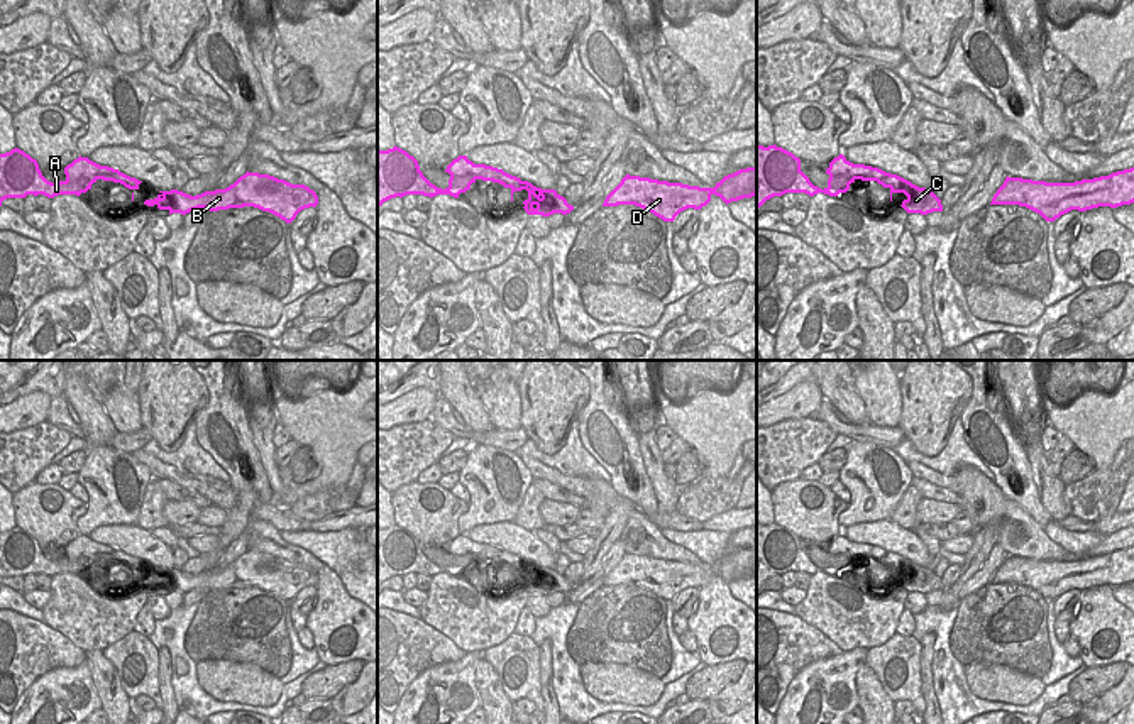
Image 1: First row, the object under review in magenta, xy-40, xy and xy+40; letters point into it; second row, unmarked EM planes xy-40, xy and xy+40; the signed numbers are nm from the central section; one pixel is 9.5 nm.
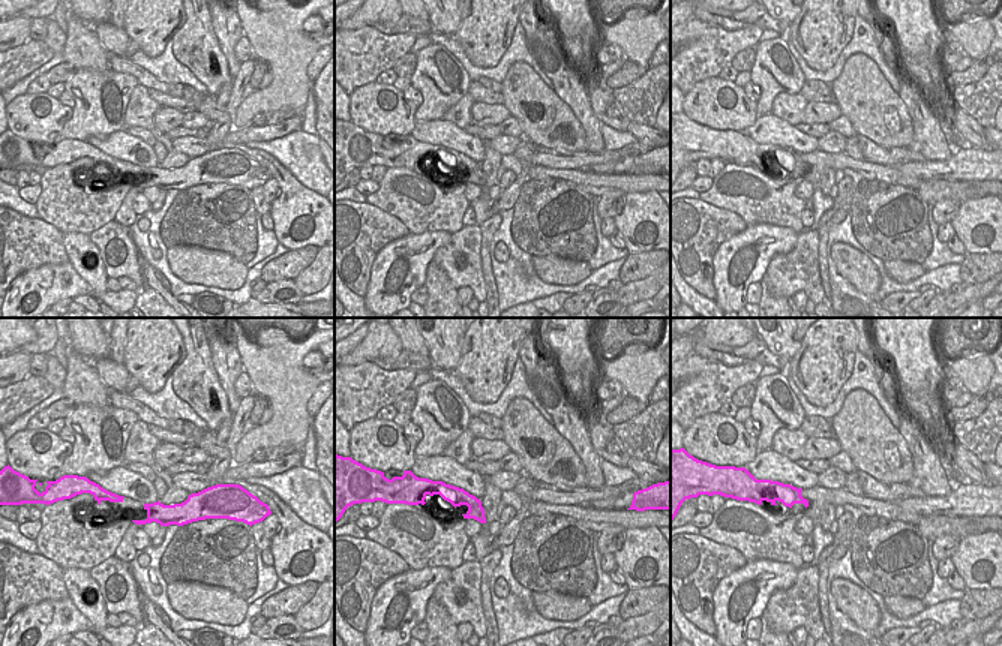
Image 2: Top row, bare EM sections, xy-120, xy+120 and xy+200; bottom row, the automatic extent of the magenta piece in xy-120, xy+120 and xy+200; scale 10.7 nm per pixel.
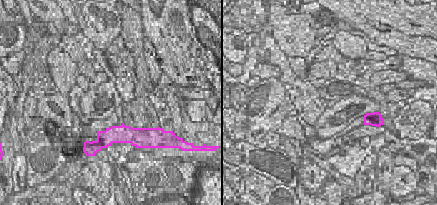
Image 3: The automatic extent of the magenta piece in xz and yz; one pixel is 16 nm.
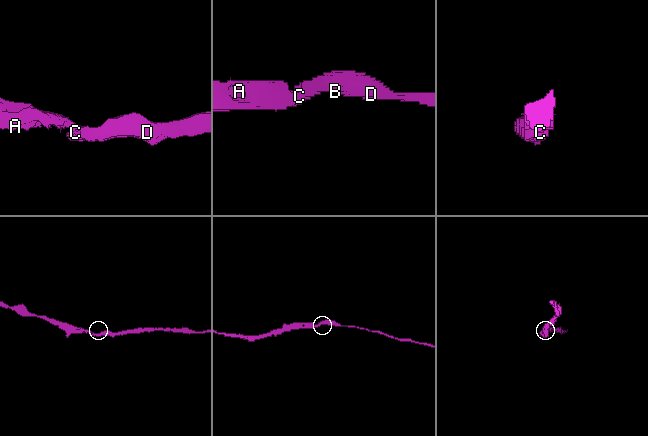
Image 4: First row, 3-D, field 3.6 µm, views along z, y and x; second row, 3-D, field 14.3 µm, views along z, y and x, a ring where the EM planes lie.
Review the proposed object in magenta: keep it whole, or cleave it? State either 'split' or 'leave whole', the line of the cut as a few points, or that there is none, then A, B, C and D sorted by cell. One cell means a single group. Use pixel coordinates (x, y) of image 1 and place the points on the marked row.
leave whole; no cut; A B C D

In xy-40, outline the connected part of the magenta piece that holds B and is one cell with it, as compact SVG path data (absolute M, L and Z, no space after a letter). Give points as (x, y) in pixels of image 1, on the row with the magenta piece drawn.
M247 171L225 189L205 191L196 196L178 189L159 191L154 200L146 200L144 205L156 205L159 210L168 210L169 215L186 215L198 208L218 211L254 206L291 223L301 210L315 208L318 196L305 184L291 184L269 174Z

